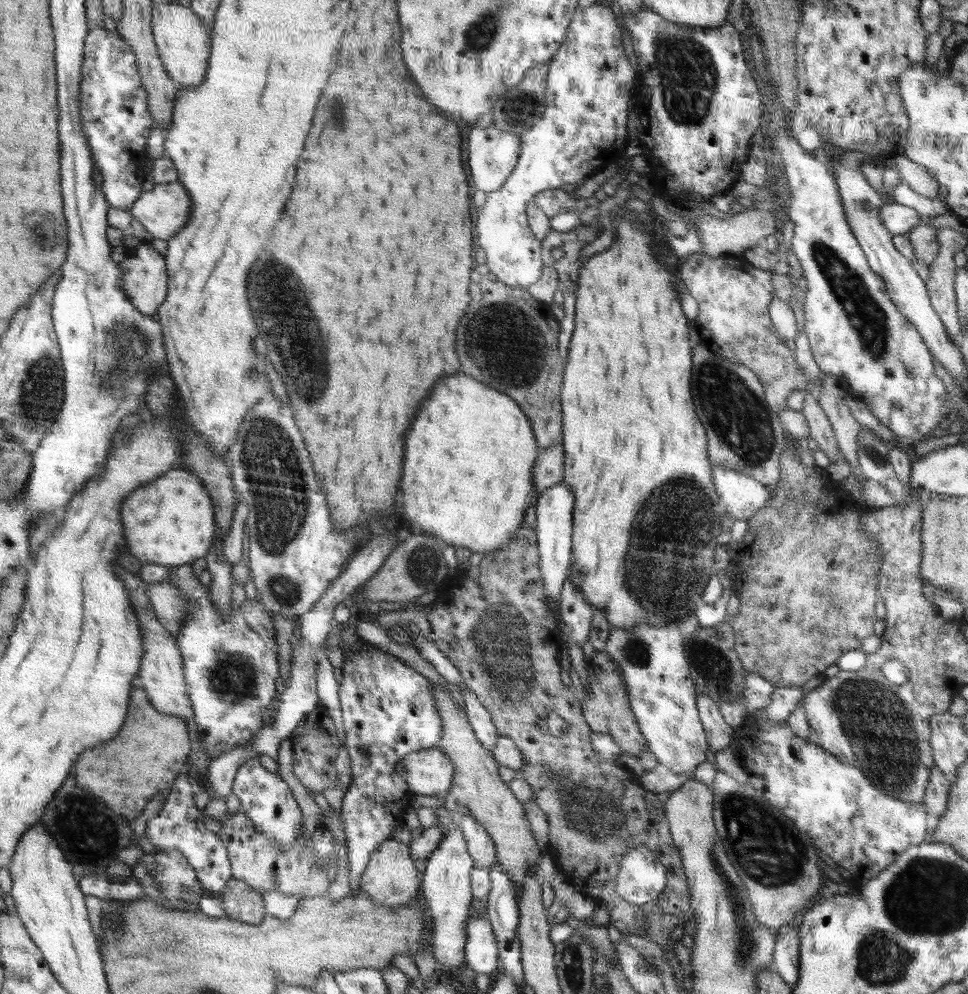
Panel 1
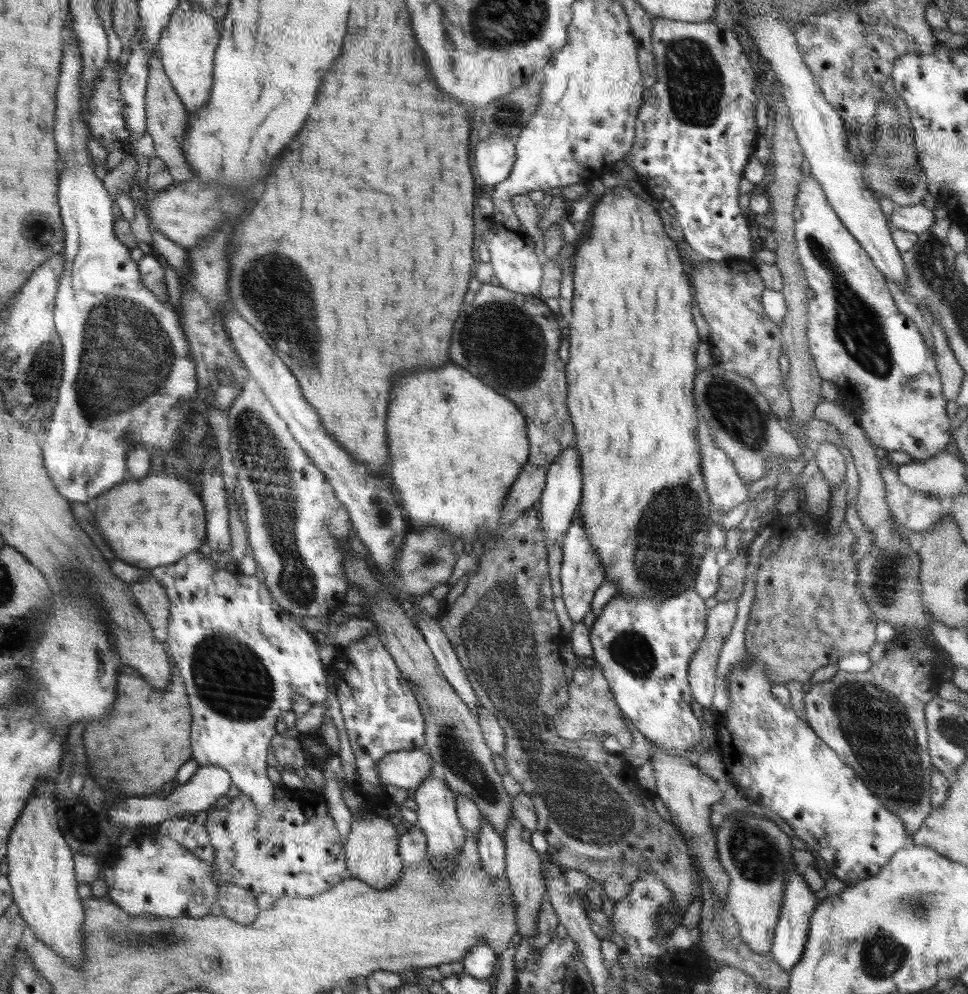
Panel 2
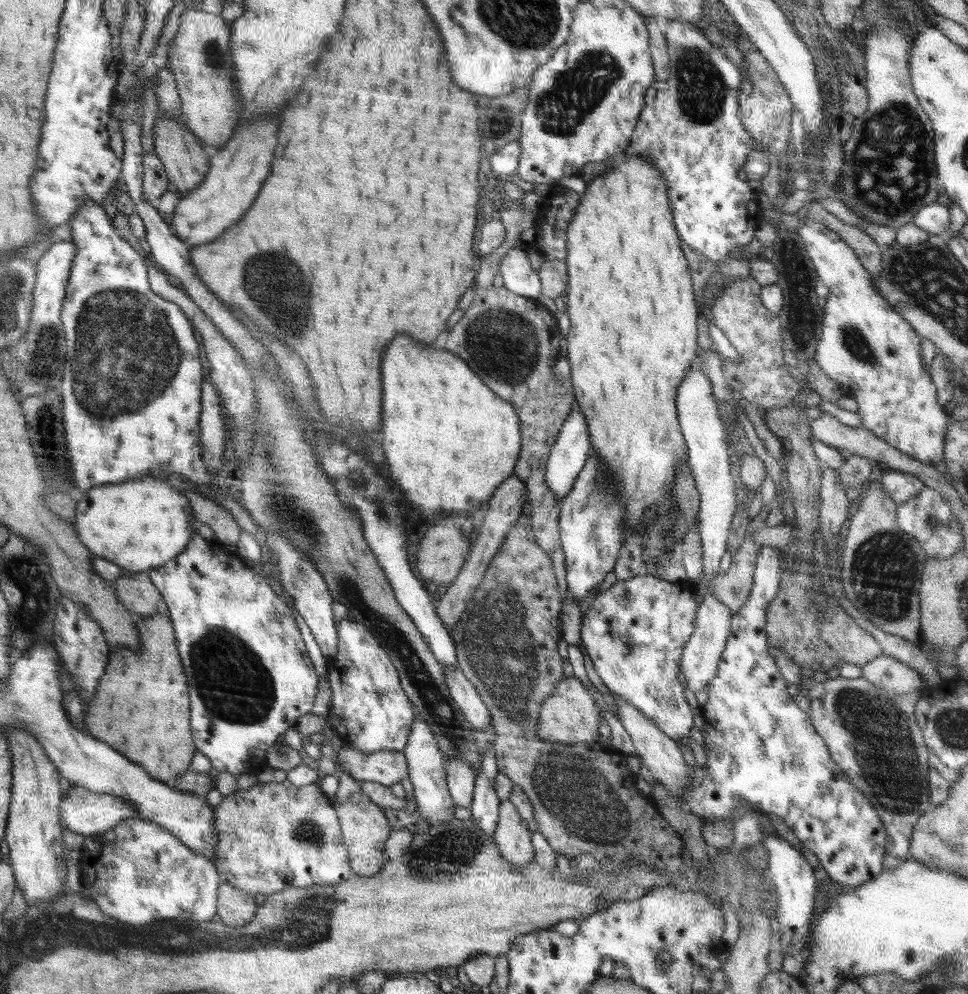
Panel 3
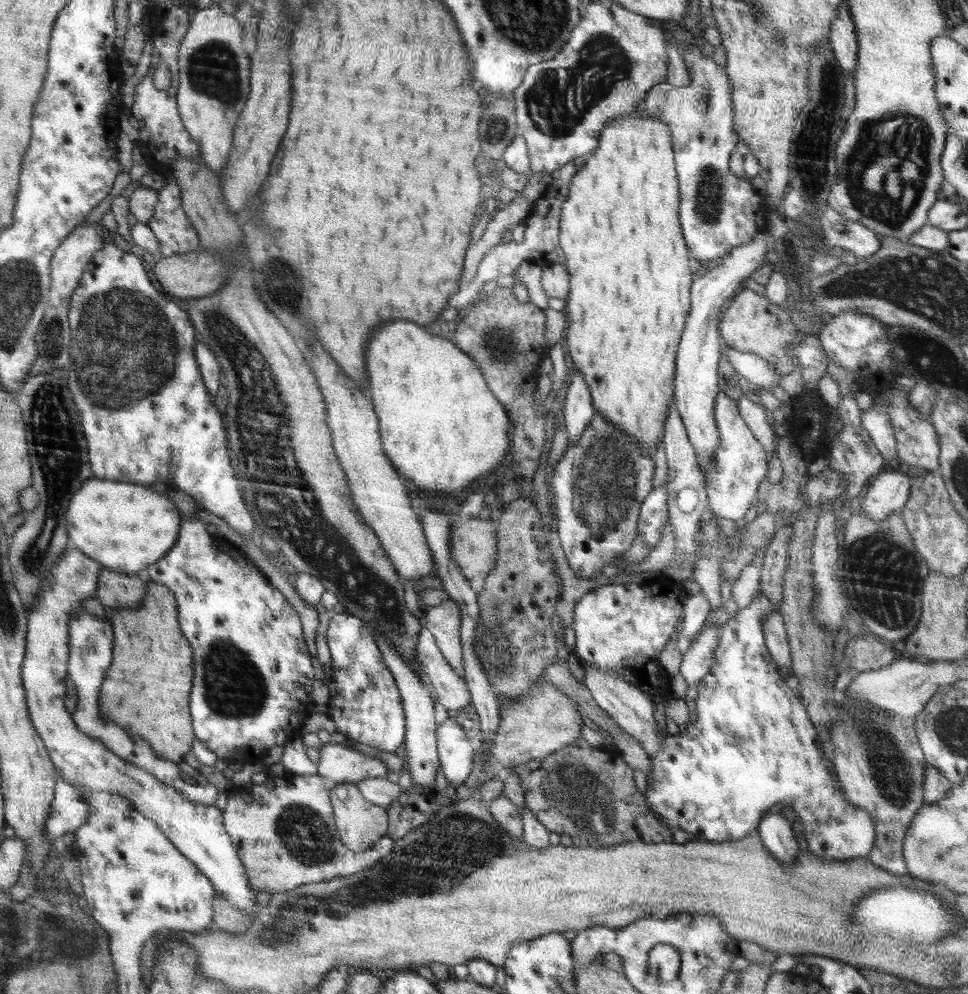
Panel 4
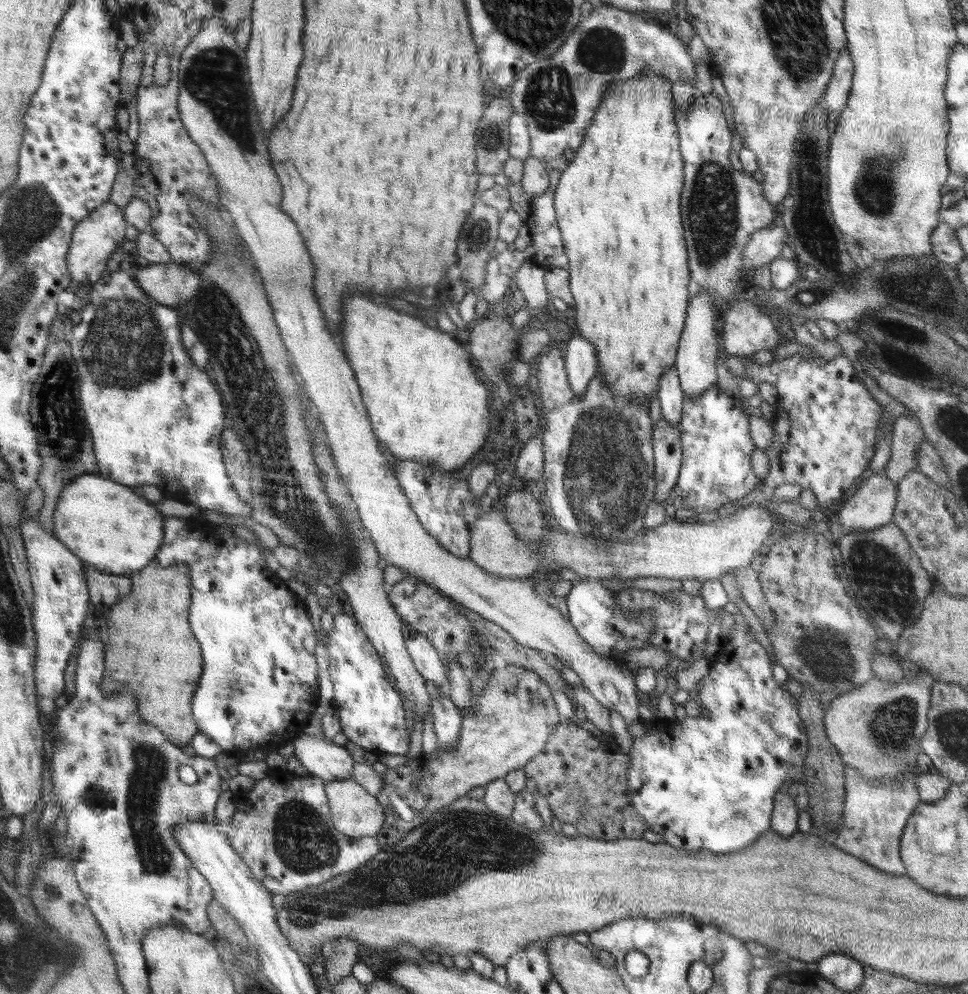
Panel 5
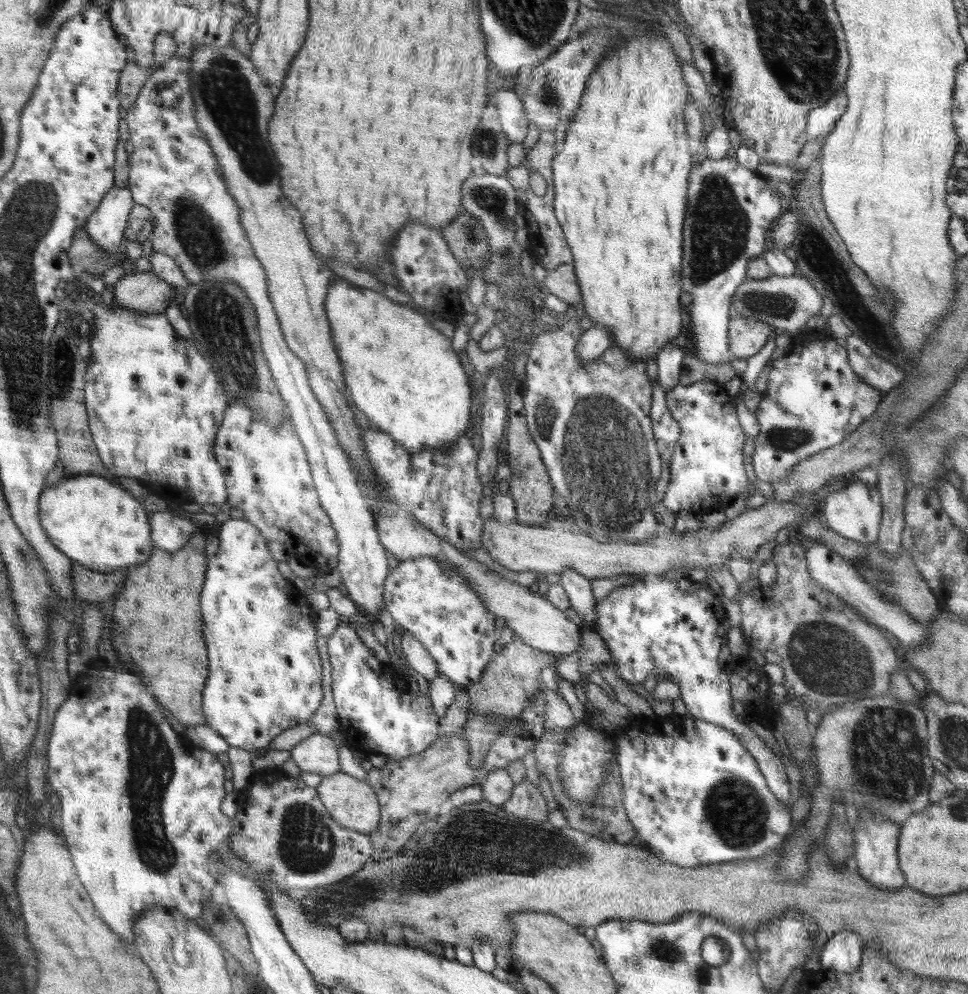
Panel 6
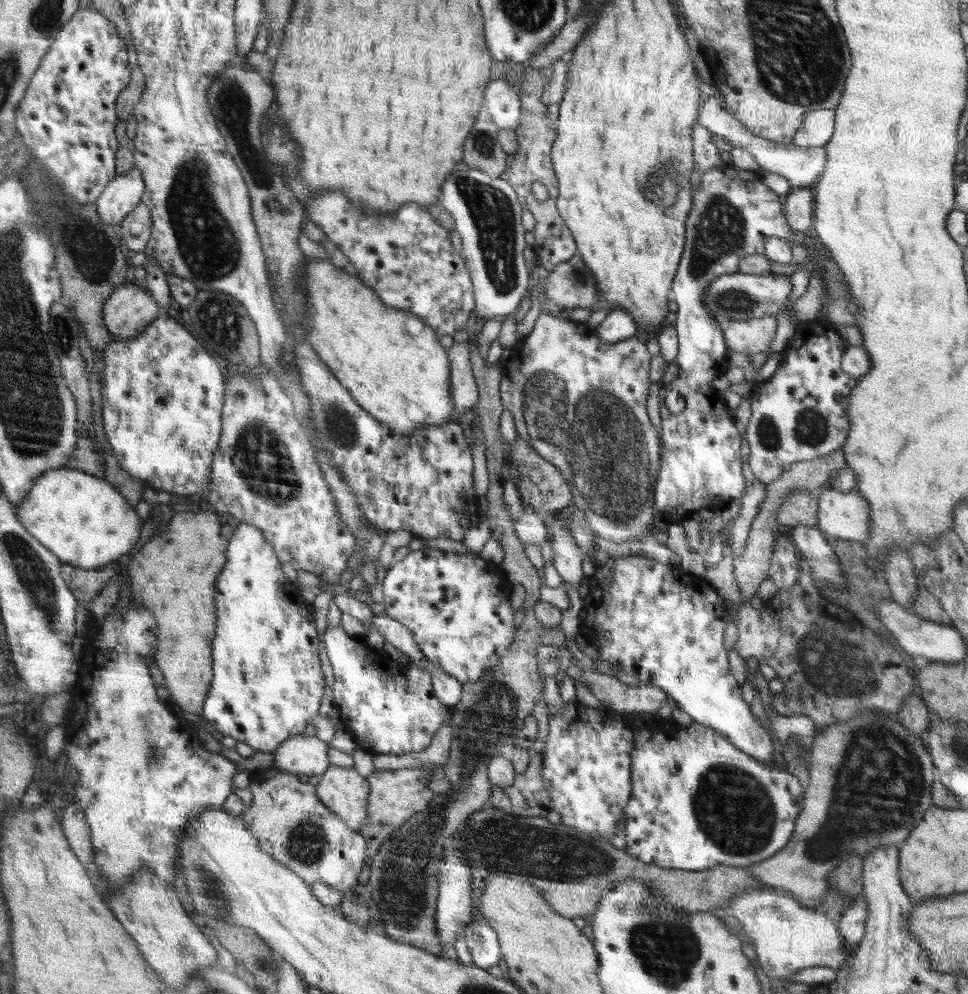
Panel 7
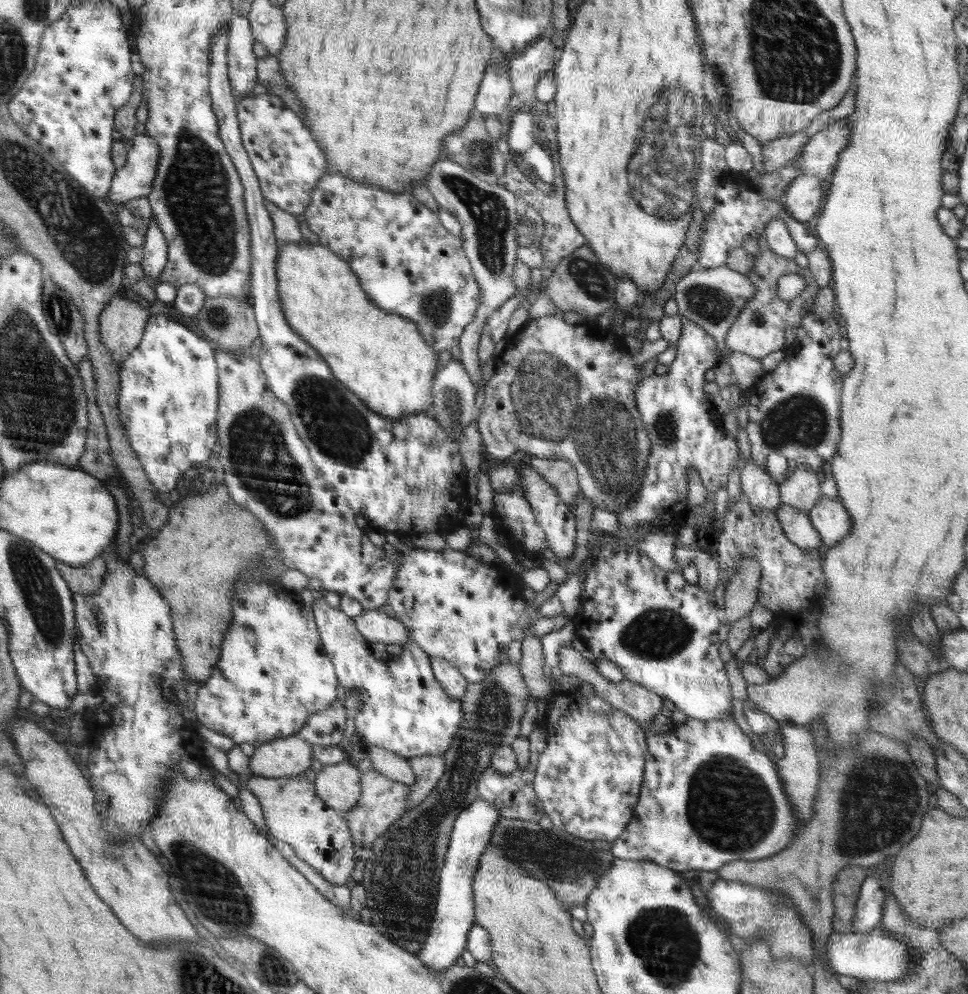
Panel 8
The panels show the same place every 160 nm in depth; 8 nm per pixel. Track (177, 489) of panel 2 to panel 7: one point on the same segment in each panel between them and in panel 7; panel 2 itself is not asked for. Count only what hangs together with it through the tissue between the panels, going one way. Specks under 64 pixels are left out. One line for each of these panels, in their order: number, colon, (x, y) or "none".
3: (140, 525)
4: (134, 527)
5: (109, 527)
6: (97, 524)
7: (83, 519)

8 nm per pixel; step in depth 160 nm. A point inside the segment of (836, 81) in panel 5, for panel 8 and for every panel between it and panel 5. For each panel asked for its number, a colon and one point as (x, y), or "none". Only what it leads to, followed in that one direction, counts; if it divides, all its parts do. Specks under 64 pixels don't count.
6: (820, 122)
7: (818, 126)
8: (776, 154)

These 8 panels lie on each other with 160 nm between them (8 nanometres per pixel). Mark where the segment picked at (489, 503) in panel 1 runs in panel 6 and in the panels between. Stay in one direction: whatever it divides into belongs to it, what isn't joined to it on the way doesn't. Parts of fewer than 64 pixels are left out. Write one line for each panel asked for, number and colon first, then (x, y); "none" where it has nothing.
2: (458, 446)
3: (450, 441)
4: (441, 426)
5: (425, 404)
6: (405, 376)

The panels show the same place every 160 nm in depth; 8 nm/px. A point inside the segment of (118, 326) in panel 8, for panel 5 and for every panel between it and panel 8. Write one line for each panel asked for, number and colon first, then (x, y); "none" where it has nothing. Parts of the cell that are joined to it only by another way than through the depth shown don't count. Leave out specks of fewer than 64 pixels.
5: (170, 284)
6: (147, 294)
7: (131, 308)

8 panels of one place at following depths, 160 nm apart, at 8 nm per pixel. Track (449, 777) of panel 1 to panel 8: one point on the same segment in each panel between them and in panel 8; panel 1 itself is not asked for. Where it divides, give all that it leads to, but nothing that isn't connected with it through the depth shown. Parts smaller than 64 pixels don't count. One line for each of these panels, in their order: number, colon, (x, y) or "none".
2: (406, 769)
3: (385, 767)
4: (339, 763)
5: (329, 761)
6: (318, 753)
7: (307, 755)
8: (291, 756)

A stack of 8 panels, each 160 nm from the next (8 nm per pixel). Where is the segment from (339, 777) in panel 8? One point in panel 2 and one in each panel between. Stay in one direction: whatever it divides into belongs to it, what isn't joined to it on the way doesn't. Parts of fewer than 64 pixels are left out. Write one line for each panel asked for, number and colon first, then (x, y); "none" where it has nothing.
2: (372, 855)
3: (366, 830)
4: (360, 823)
5: (356, 814)
6: (353, 803)
7: (343, 790)

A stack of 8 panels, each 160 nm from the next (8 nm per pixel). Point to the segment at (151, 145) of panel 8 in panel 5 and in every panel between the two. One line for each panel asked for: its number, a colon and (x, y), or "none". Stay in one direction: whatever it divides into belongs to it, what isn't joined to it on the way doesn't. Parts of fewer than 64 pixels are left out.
5: (95, 239)
6: (106, 226)
7: (122, 194)

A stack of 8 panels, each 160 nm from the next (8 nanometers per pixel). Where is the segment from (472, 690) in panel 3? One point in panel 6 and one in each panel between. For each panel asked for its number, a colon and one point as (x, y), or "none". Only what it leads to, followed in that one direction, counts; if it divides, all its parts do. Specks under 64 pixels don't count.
4: (450, 689)
5: (427, 659)
6: (417, 656)

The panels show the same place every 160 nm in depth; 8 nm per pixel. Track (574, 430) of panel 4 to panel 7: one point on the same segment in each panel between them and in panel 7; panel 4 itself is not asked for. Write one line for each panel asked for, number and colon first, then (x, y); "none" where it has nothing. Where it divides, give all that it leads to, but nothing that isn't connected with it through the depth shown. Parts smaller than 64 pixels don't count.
5: (580, 360)
6: (593, 343)
7: (618, 325)

